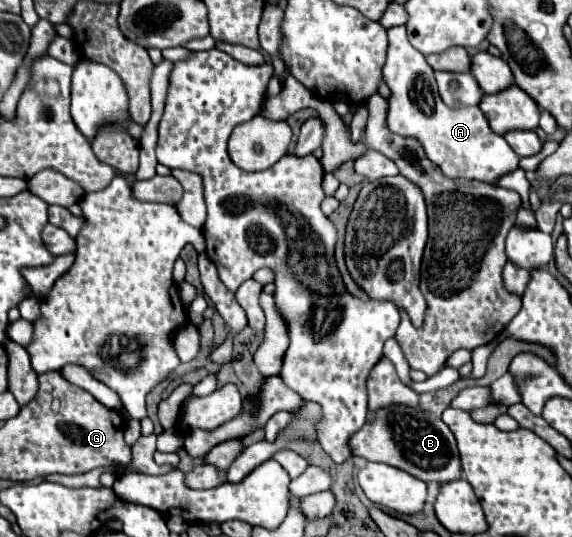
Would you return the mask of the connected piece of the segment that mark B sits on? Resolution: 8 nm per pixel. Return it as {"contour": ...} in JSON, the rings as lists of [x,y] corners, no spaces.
{"contour":[[[389,405],[375,411],[375,419],[367,421],[349,439],[351,453],[367,461],[379,461],[411,473],[413,477],[429,483],[449,483],[461,477],[461,463],[455,437],[451,429],[437,417],[423,413],[419,407]]]}

